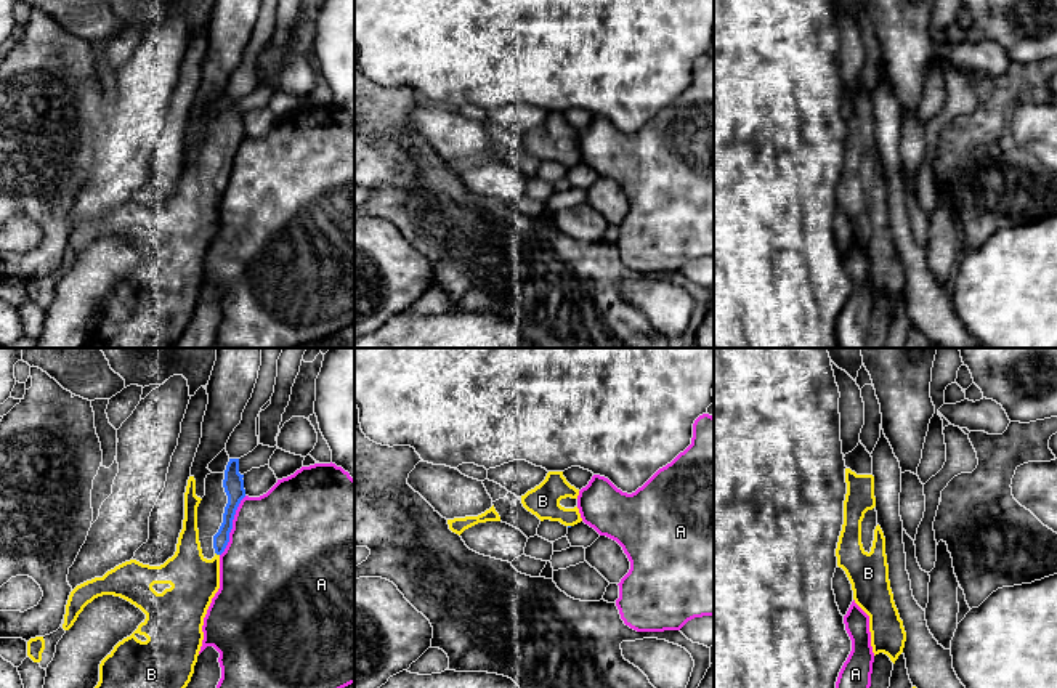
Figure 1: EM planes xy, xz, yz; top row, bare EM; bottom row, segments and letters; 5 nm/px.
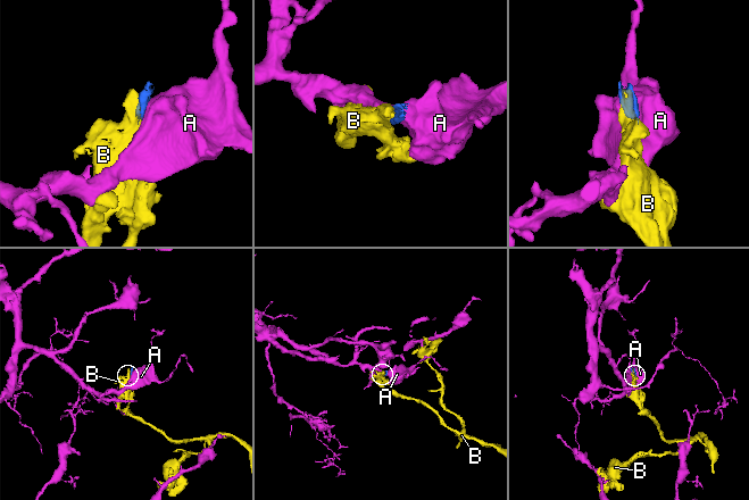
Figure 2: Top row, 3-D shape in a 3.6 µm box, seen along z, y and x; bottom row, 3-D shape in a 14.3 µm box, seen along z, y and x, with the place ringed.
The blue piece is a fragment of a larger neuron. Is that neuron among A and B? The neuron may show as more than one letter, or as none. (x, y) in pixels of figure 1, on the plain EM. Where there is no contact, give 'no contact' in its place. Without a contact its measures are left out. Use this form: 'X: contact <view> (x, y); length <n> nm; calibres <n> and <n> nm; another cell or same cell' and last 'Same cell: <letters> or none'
A: contact xy (231, 167); length 340 nm; calibres 110 and 500 nm; another cell
B: contact xy (217, 194); length 30 nm; calibres 80 and 240 nm; same cell
Same cell: B

